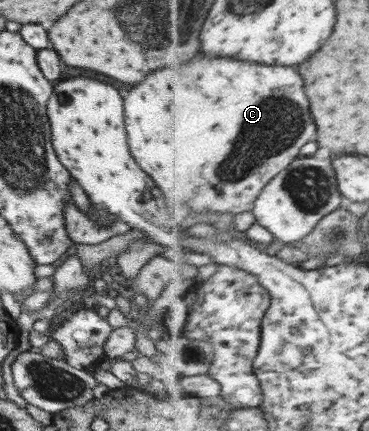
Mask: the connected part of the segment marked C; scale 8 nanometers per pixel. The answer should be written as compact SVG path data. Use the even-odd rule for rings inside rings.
M205 54L183 66L155 70L139 86L133 86L125 96L125 126L137 164L155 180L167 198L183 198L181 202L173 202L177 204L173 210L183 215L190 225L195 218L211 219L213 213L253 212L264 188L302 156L301 148L317 140L319 134L305 92L305 78L293 66L213 58Z

